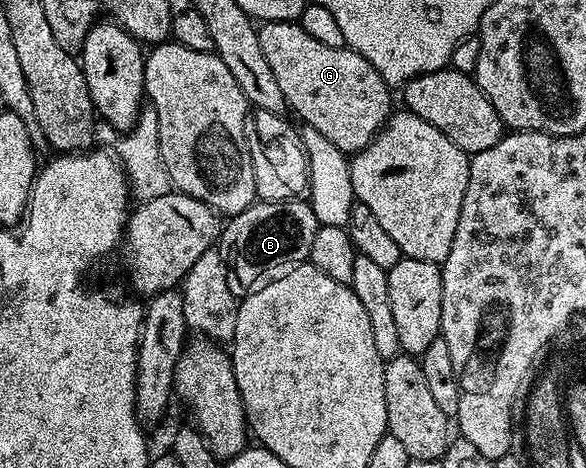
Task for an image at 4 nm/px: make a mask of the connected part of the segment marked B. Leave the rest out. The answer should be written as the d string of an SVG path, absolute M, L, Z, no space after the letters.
M303 198L281 202L259 200L230 217L221 232L229 290L237 298L248 296L269 286L269 282L277 282L277 278L285 278L298 264L308 263L319 225L317 214L313 214L310 203Z

